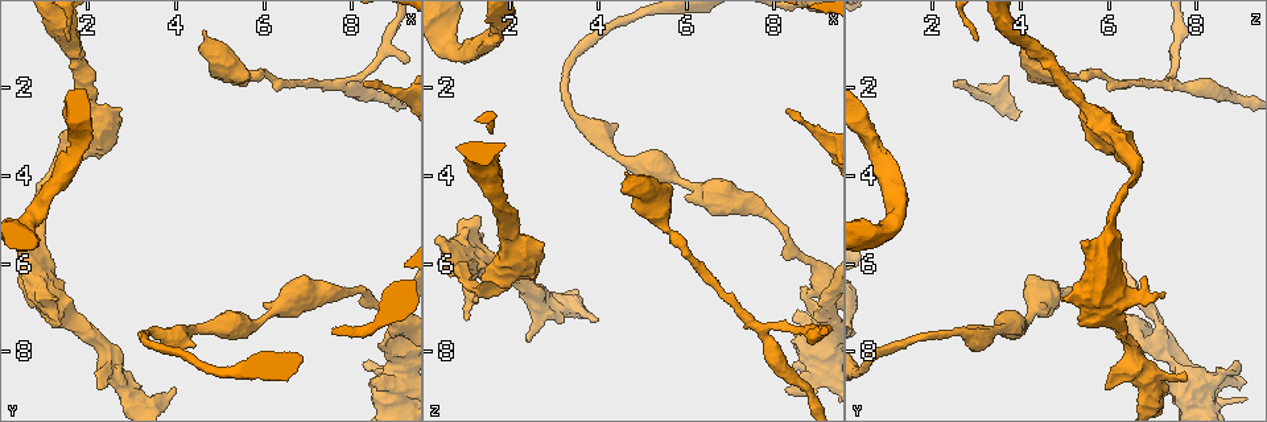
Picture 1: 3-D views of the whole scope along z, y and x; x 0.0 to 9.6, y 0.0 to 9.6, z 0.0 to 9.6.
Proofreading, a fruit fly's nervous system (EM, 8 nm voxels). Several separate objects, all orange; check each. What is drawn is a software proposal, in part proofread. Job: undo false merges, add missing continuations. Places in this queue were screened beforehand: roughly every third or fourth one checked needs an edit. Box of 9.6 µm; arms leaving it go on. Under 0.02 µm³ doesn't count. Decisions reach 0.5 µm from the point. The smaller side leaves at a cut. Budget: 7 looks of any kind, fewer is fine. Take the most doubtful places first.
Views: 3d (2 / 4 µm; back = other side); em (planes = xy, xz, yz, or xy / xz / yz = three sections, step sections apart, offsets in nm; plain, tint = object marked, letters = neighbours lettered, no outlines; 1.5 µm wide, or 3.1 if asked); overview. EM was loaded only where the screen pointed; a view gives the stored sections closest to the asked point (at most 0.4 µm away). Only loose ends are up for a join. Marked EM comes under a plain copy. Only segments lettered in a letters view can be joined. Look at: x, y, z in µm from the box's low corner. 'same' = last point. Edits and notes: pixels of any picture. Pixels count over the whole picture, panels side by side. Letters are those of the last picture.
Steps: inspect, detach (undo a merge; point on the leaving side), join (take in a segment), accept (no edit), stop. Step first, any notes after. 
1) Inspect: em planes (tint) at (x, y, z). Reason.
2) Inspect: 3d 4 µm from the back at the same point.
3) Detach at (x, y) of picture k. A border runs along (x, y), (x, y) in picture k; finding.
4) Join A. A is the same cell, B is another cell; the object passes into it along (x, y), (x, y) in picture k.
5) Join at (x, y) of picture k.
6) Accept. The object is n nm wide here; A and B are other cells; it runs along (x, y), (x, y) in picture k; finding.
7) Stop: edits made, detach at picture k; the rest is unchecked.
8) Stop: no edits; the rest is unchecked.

Inspect: em planes (letters) at (8.25, 8.20, 8.85). An open end.

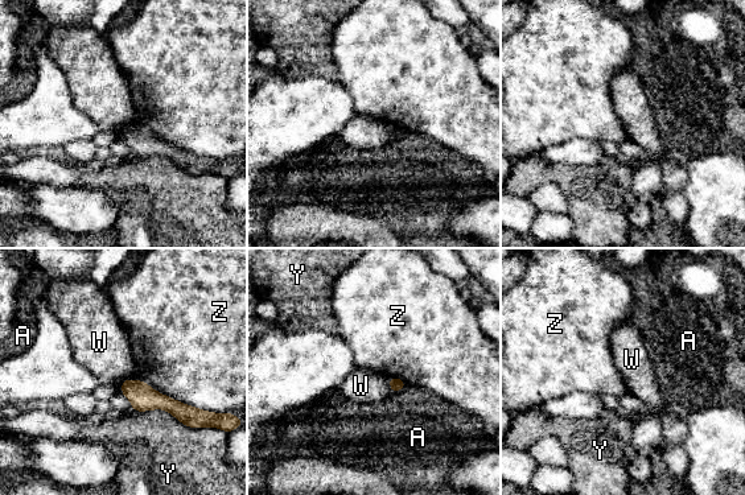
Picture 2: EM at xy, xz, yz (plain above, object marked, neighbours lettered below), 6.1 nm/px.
Accept. A, W, Y and Z are other cells; a border runs along (389, 378), (391, 391) in picture 2; none of them fits.

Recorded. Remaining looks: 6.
Inspect: em planes (letters) at (0.60, 5.15, 1.05). Calibre changes.

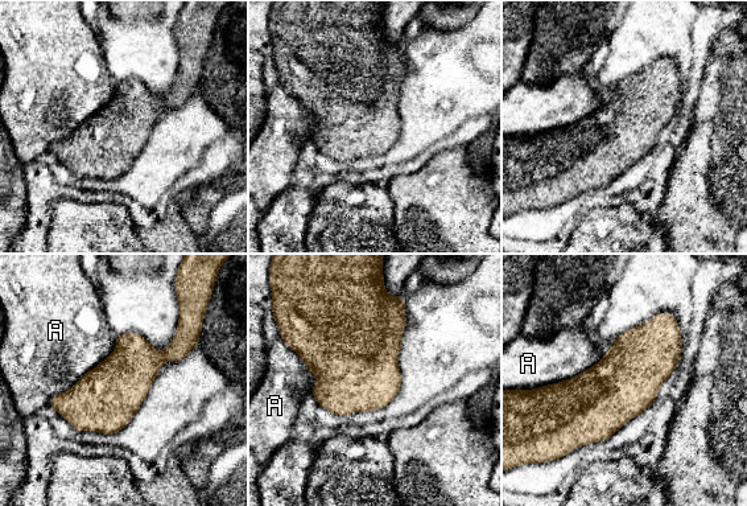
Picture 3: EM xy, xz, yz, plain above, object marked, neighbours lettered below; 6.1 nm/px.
Accept. The longest contact is with A, 600 nm; A is another cell; a border runs along (116, 337), (108, 356), (48, 403) in picture 3; one neuron here.

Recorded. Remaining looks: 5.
Inspect: 3d 4 µm at (2.55, 8.25, 6.65). Thick turns thin.

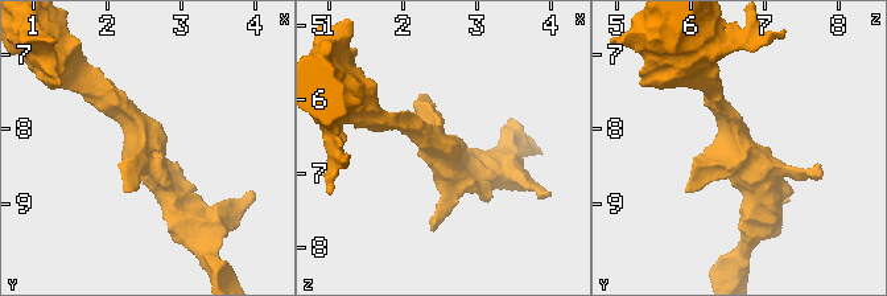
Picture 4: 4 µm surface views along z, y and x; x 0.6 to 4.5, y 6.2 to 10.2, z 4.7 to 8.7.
Inspect: em xy step 8 (tint) at (2.55, 8.30, 6.65).

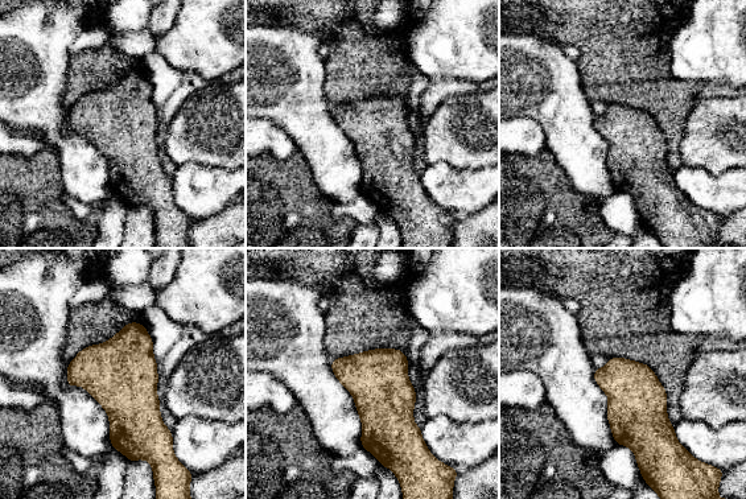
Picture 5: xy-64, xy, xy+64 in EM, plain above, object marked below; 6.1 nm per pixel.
Inspect: em planes (letters) at the same point. Another direction.

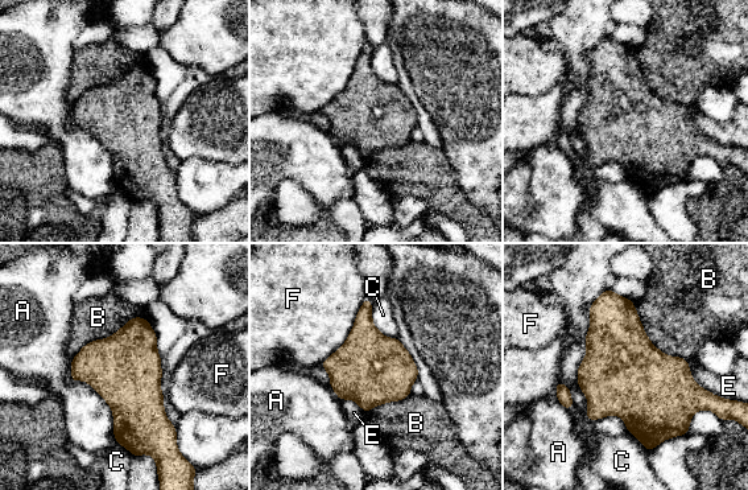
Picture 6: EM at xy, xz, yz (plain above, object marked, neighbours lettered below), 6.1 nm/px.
Accept. The object is 440 nm wide here; A, B, C, E and F are other cells; a border runs along (610, 288), (577, 373), (590, 421) in picture 6; all the same neuron.

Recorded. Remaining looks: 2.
Stop: no edits; the rest is unchecked.

